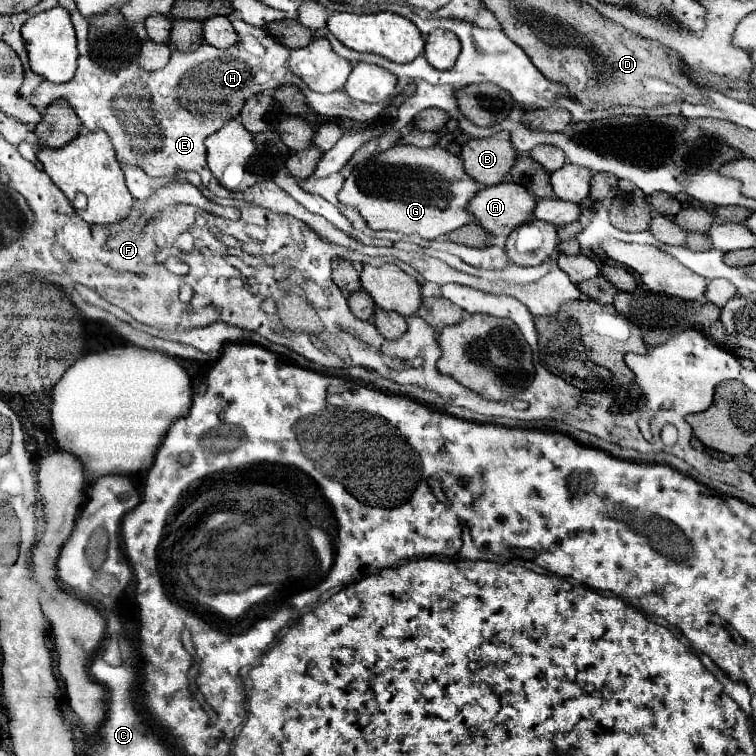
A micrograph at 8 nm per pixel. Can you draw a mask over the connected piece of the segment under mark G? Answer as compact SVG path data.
M395 145L381 155L359 163L345 179L337 197L343 205L353 205L375 231L391 229L423 239L437 239L473 221L465 205L477 191L477 183L465 175L457 155L451 155L441 147L419 149Z

